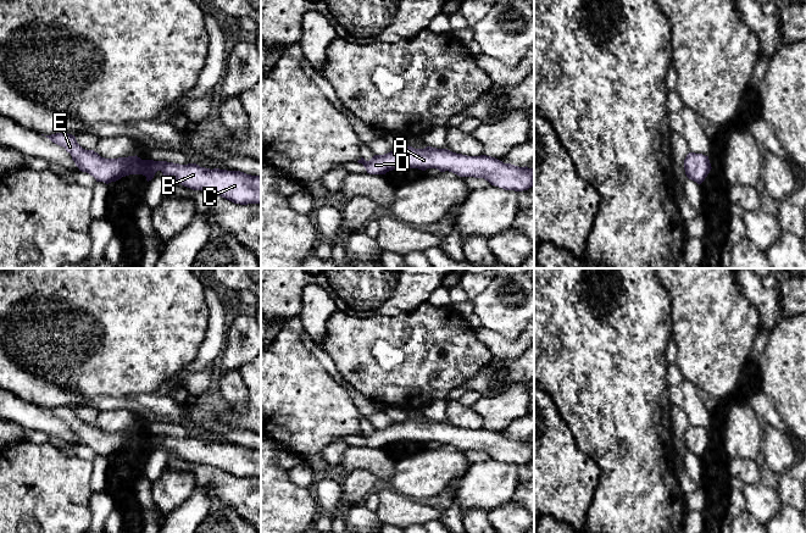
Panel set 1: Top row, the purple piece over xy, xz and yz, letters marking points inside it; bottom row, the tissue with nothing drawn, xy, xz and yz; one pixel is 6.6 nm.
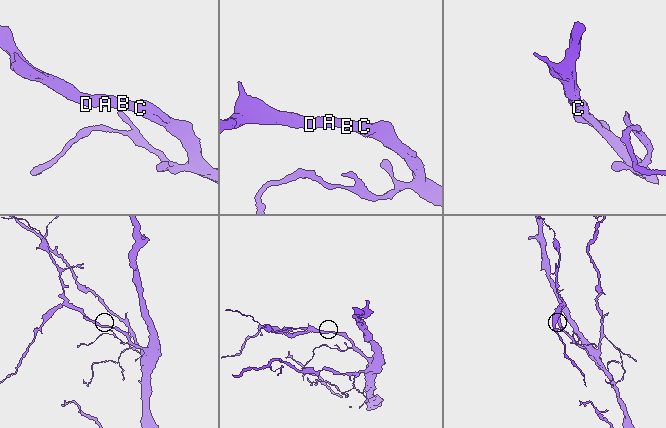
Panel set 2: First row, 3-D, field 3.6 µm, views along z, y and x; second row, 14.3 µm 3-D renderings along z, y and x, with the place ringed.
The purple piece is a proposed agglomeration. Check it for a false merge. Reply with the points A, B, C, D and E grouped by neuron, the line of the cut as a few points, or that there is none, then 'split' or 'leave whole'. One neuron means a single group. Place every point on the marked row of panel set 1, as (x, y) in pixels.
groups A B C D E; cut none; leave whole

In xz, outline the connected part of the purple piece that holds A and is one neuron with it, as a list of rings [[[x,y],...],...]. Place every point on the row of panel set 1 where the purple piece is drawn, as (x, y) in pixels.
[[[408,145],[384,155],[374,155],[369,161],[361,157],[357,162],[362,163],[369,174],[385,174],[399,168],[422,171],[437,168],[440,172],[449,171],[460,177],[484,178],[491,185],[505,190],[523,191],[534,185],[534,168],[504,163],[487,155],[467,156],[432,146],[415,149]]]

